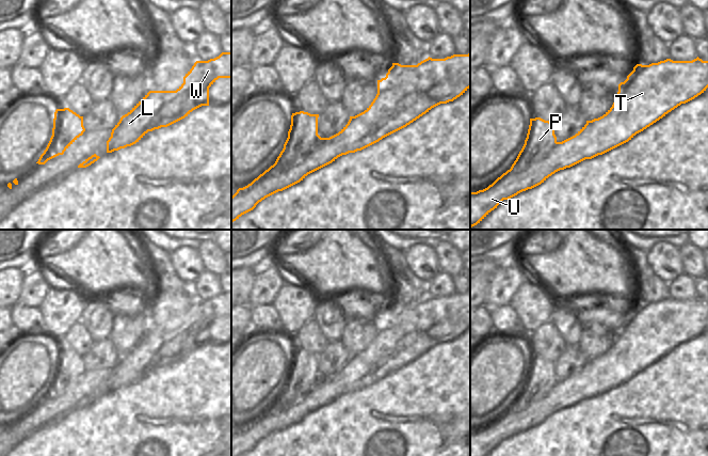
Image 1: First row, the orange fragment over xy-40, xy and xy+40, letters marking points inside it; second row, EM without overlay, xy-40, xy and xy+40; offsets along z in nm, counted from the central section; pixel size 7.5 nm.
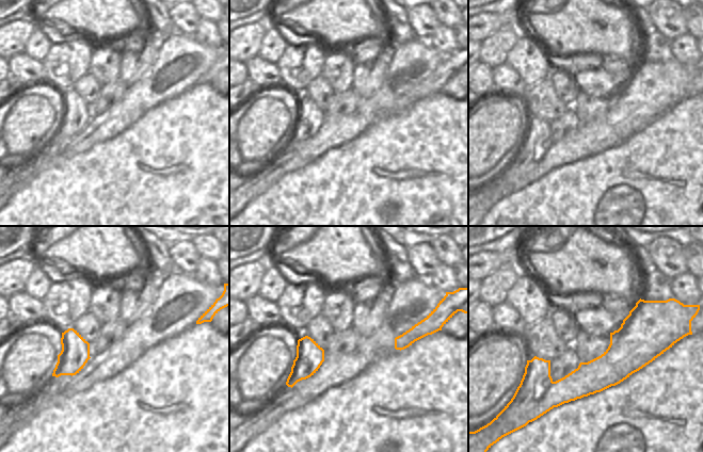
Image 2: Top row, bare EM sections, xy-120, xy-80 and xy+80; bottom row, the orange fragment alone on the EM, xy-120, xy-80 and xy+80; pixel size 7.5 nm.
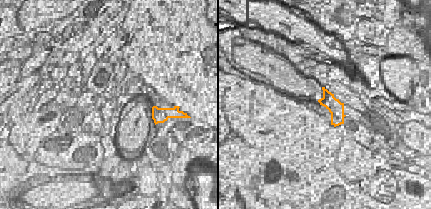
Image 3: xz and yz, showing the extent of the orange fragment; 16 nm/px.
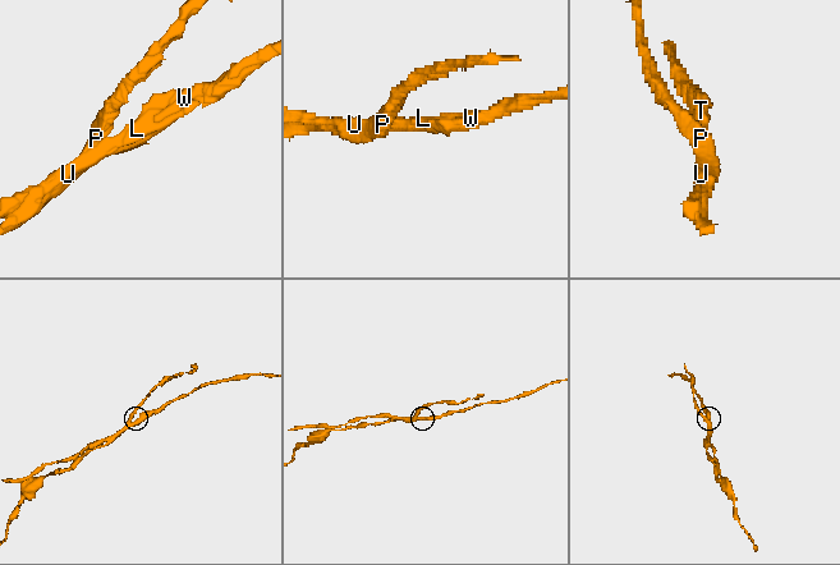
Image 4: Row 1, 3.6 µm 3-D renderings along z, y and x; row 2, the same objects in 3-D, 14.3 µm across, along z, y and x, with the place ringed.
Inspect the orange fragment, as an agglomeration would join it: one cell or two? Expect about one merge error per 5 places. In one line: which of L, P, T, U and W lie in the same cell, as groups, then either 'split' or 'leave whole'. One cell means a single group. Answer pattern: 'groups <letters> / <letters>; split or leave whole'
groups L T U W / P; split

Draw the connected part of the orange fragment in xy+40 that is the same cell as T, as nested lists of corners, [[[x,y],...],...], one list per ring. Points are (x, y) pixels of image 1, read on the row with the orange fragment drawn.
[[[698,57],[692,61],[666,59],[649,65],[637,64],[624,82],[612,107],[600,117],[586,121],[586,124],[573,137],[557,142],[550,154],[536,166],[524,172],[508,170],[492,185],[483,190],[470,192],[470,227],[480,223],[501,201],[513,194],[532,189],[544,183],[560,170],[570,168],[585,159],[602,155],[631,140],[669,112],[686,104],[708,88],[708,61]]]

